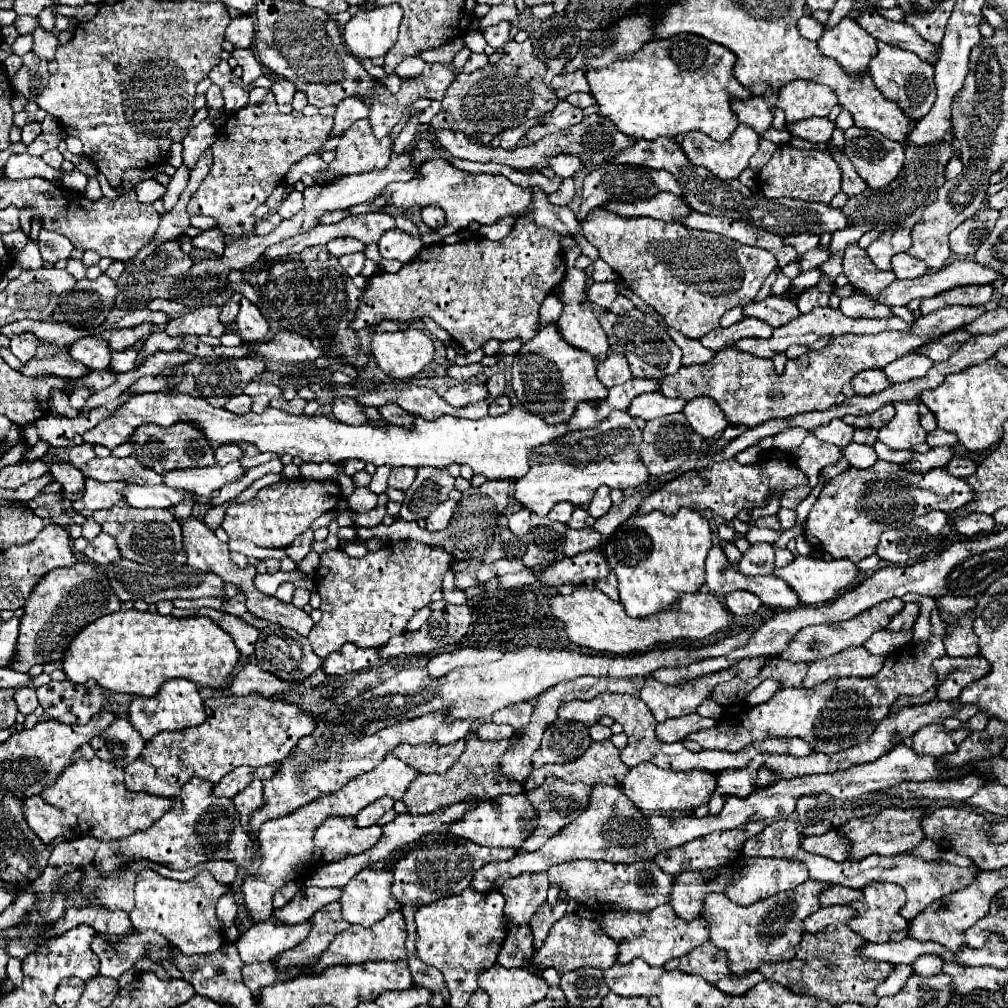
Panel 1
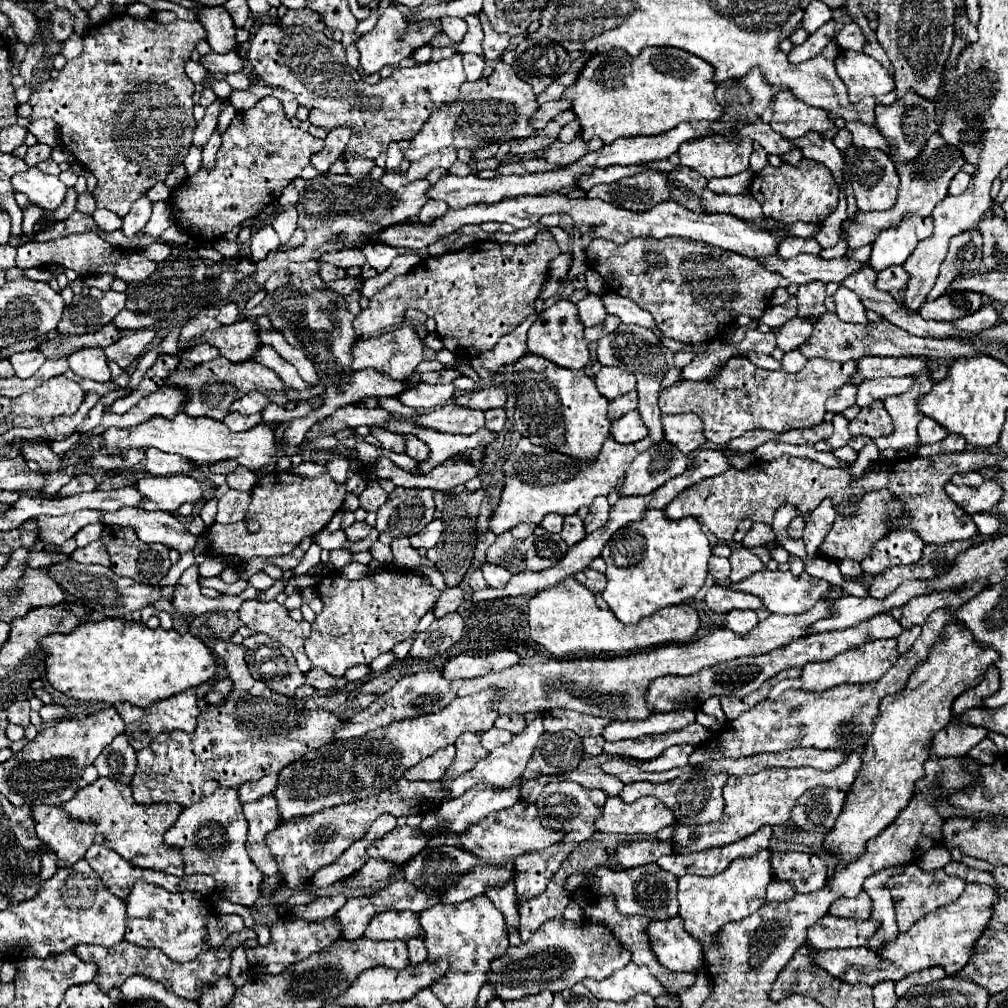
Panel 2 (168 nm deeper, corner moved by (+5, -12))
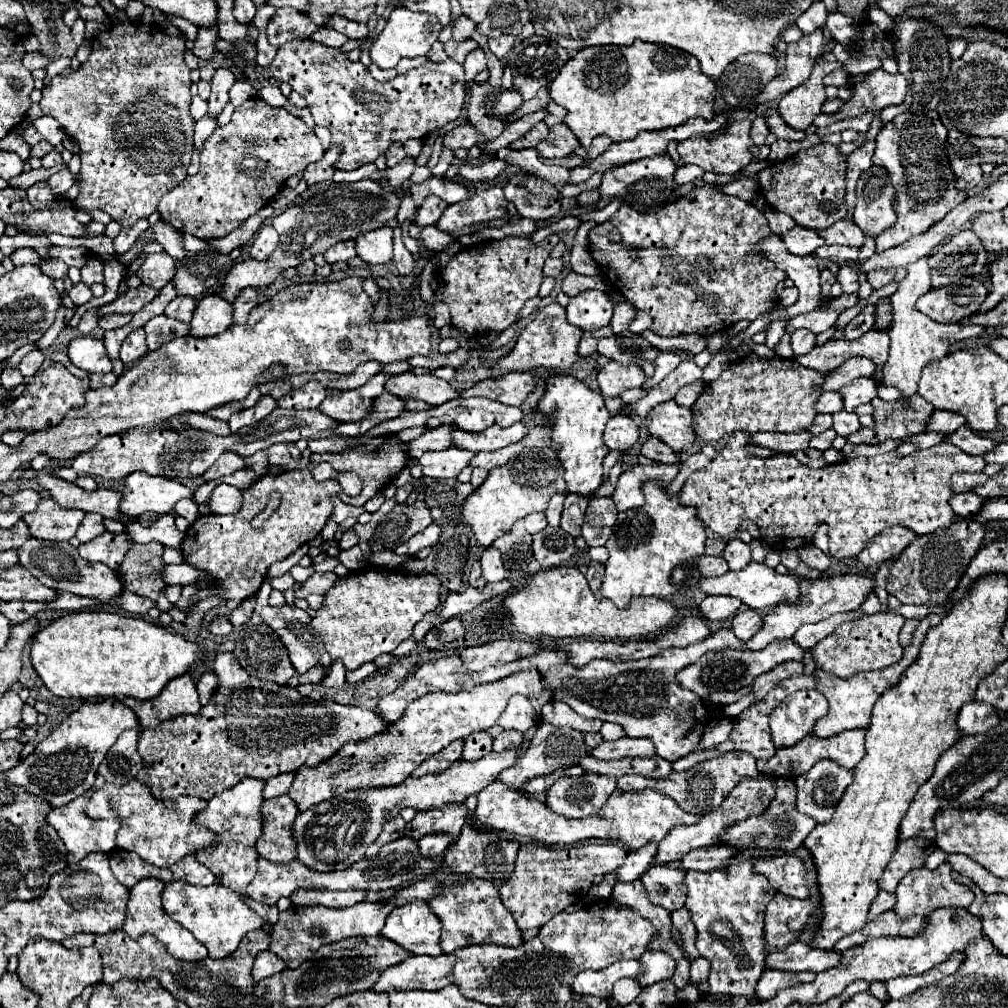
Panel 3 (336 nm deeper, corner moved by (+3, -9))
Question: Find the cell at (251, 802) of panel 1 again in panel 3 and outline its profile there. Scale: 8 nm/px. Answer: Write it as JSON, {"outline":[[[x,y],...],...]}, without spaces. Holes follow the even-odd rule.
{"outline":[[[279,795],[261,805],[261,837],[257,839],[257,853],[273,863],[289,863],[295,859],[295,841],[291,837],[291,823],[297,815],[297,805],[289,795]]]}

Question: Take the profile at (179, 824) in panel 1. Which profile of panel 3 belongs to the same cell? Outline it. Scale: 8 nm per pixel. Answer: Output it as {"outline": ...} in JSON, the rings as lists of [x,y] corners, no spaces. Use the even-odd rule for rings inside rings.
{"outline":[[[245,779],[245,781],[239,781],[237,785],[225,789],[223,793],[219,793],[219,795],[215,795],[207,801],[205,811],[197,813],[195,821],[199,825],[205,825],[207,829],[211,829],[217,835],[217,843],[213,843],[209,847],[203,847],[203,849],[197,849],[195,859],[199,863],[203,863],[209,871],[213,871],[213,875],[217,877],[217,883],[221,883],[223,887],[227,887],[231,891],[237,891],[245,899],[245,903],[265,923],[277,923],[279,911],[277,911],[275,905],[263,905],[263,903],[257,903],[257,901],[251,903],[251,899],[245,893],[247,885],[251,883],[251,879],[257,873],[255,841],[261,835],[261,817],[259,817],[259,807],[263,803],[261,791],[263,791],[263,781]]]}

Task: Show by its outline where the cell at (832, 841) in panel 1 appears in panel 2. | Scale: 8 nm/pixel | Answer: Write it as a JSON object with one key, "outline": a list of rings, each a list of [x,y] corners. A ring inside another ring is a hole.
{"outline":[[[775,852],[771,856],[773,878],[793,884],[795,892],[815,892],[825,886],[827,868],[809,852]]]}

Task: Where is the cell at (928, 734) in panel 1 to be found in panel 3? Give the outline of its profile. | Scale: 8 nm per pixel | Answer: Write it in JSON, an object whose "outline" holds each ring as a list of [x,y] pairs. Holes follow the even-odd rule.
{"outline":[[[965,703],[957,715],[957,727],[959,733],[965,737],[975,737],[981,733],[987,733],[999,723],[999,717],[991,705],[985,703]]]}

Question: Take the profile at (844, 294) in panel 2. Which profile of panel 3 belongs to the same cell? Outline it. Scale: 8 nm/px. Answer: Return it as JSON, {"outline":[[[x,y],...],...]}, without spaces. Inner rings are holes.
{"outline":[[[841,267],[837,281],[843,287],[843,293],[857,293],[859,289],[859,281],[857,281],[857,273],[853,273],[849,267]]]}

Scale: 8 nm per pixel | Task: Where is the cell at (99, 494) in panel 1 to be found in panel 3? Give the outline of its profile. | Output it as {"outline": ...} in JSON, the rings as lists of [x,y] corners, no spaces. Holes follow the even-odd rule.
{"outline":[[[43,497],[37,511],[25,515],[23,521],[29,525],[31,537],[35,539],[69,541],[75,535],[83,517],[83,511],[59,509],[49,497]]]}

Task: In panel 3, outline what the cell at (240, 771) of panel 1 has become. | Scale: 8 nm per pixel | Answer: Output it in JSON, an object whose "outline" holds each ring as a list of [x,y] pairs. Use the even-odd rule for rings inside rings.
{"outline":[[[281,773],[281,777],[271,777],[269,781],[265,781],[263,797],[271,799],[271,797],[279,797],[279,795],[287,793],[293,783],[293,777],[295,777],[295,773]]]}

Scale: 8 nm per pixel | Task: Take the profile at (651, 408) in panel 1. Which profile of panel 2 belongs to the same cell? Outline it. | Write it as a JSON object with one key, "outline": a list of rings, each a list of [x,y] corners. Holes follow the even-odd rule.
{"outline":[[[637,410],[621,416],[619,420],[613,420],[611,424],[611,438],[621,444],[635,444],[643,436],[647,436],[647,428],[643,426],[643,420]]]}

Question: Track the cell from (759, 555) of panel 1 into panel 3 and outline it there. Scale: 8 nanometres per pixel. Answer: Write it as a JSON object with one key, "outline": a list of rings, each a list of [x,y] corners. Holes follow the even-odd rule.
{"outline":[[[731,539],[723,551],[723,557],[729,563],[731,571],[739,571],[751,563],[751,549],[741,539]]]}

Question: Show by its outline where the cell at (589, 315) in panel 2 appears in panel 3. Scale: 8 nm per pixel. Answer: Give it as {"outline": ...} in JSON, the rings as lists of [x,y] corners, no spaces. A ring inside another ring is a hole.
{"outline":[[[583,291],[567,305],[567,321],[583,331],[595,331],[609,325],[611,315],[613,307],[603,291]]]}

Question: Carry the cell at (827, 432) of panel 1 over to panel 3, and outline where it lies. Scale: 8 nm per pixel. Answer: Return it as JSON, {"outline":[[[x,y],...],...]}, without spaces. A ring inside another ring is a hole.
{"outline":[[[839,411],[833,415],[833,429],[837,431],[837,435],[847,437],[851,433],[855,433],[859,429],[859,417],[855,413],[847,413],[847,411]]]}

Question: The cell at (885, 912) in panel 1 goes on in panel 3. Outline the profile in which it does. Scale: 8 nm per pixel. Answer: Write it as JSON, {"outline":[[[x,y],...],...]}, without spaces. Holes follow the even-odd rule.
{"outline":[[[913,837],[905,843],[901,843],[897,847],[897,851],[893,853],[889,865],[885,867],[881,879],[879,879],[879,889],[887,891],[887,893],[895,893],[899,881],[915,867],[923,867],[925,859],[929,857],[929,853],[935,849],[933,843],[927,843],[919,837]]]}

